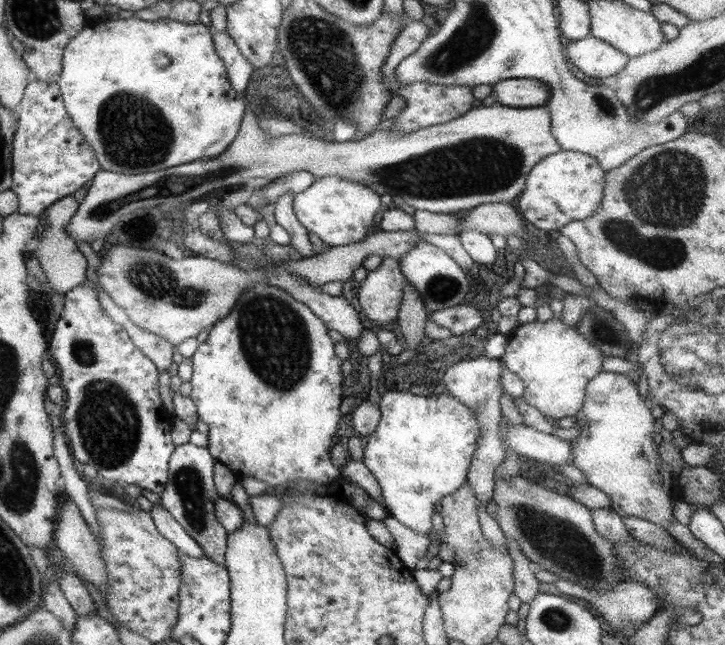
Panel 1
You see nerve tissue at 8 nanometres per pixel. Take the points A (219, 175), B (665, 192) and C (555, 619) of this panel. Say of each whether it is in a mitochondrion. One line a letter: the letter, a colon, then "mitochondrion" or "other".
A: mitochondrion
B: mitochondrion
C: mitochondrion

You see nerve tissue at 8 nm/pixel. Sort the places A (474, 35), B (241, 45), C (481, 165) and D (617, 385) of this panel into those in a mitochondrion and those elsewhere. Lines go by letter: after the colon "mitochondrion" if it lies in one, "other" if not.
A: mitochondrion
B: other
C: mitochondrion
D: other

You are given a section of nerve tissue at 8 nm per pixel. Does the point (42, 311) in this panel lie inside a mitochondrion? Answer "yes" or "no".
no

